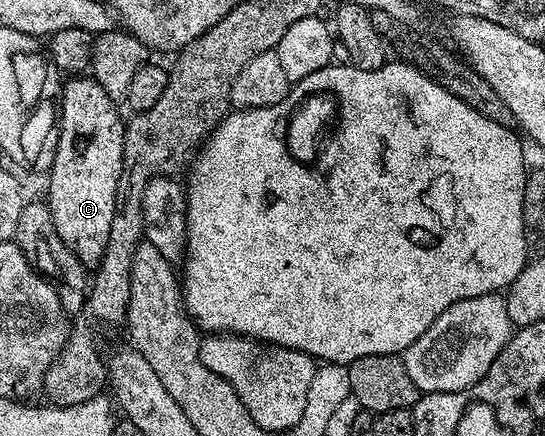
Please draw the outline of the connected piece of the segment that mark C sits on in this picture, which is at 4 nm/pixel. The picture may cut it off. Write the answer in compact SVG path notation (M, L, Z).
M73 76L62 85L59 95L59 121L57 123L57 147L53 167L48 170L49 198L47 205L53 218L53 233L70 250L72 257L82 267L96 268L107 248L111 233L111 220L115 216L116 192L123 168L123 144L125 122L118 103L103 92L103 88L92 76Z

